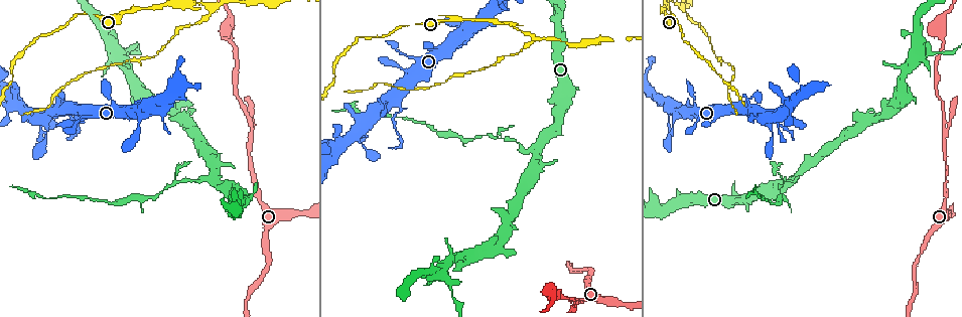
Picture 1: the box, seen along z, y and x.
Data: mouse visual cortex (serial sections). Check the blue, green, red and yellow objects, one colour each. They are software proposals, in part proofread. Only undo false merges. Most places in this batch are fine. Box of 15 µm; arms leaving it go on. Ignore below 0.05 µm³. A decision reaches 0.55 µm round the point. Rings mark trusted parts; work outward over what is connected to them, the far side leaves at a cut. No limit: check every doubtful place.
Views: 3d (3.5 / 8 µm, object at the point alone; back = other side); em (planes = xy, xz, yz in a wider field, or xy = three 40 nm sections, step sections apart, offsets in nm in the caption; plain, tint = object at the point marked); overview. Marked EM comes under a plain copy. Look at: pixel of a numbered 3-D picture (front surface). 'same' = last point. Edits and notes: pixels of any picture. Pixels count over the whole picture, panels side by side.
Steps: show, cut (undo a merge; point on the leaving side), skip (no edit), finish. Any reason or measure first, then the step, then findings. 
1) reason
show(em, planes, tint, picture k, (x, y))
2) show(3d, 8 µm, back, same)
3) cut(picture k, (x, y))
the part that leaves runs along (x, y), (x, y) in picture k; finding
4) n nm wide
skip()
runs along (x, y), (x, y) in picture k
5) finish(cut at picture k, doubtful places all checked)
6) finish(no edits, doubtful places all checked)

a narrow waist
show(3d, 3.5 µm, picture 1, (161, 192))

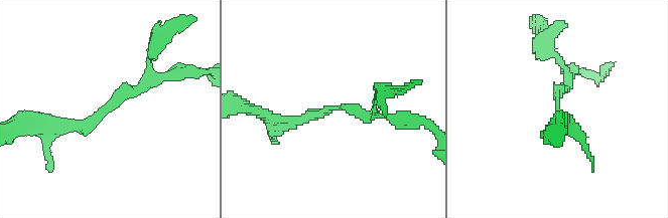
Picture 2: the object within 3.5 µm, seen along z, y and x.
arms of 100, 150 nm
show(em, xy, step 1, tint, picture 2, (106, 103))

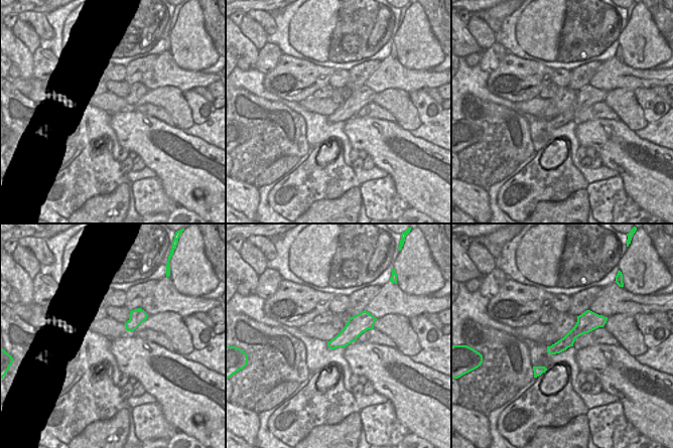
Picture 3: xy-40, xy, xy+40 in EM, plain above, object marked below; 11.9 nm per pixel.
skip()
runs along (162, 76), (88, 127), (51, 127) in picture 2; continuous, no second cell

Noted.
three-way junction
show(em, xy, step 5, tint, picture 1, (209, 8))

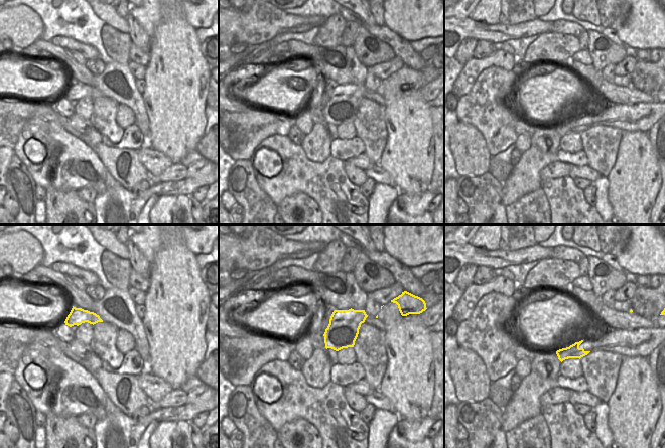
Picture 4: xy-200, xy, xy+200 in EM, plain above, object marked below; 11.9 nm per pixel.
show(3d, 3.5 µm, back, same)

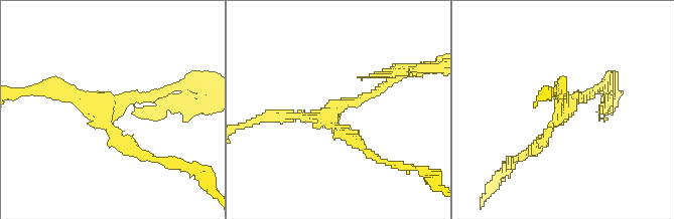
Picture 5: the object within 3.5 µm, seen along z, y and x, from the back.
arms of 100, 150, 150 nm
cut(picture 5, (531, 148))
the part that leaves runs along (552, 126), (534, 150), (508, 165) in picture 5; a second cell is stuck on

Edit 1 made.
show(3d, 3.5 µm, picture 1, (397, 99))

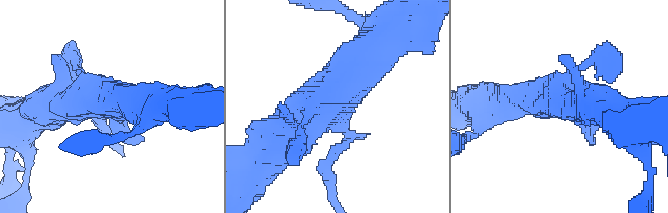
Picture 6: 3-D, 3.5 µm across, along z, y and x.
3 arms; arms of 100, 500, 600 nm; need the tissue
show(em, xy, step 5, tint, picture 6, (335, 107))

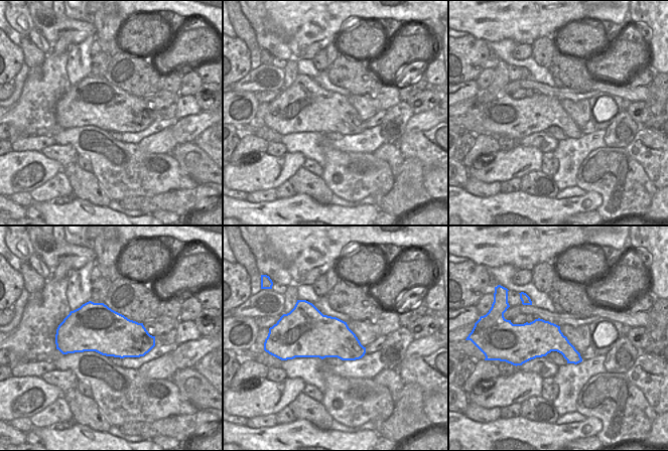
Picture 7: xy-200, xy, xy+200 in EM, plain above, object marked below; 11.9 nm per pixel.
show(em, xy, step 1, tint, same)

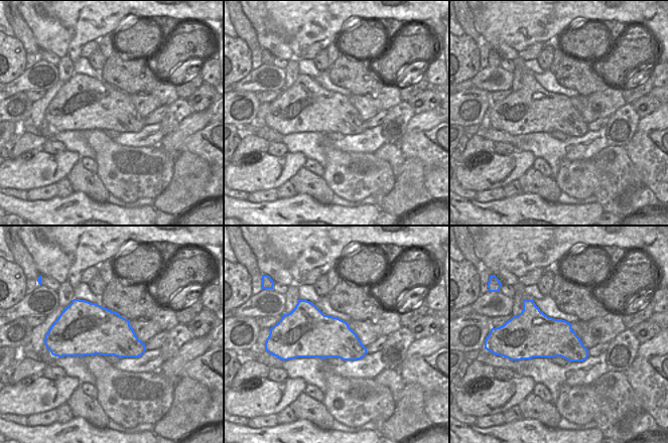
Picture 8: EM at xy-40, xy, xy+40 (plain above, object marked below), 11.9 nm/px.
550 nm wide
skip()
runs along (368, 46), (305, 119), (274, 137) in picture 6; one cell here

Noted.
abrupt turn
show(3d, 3.5 µm, picture 1, (395, 116))

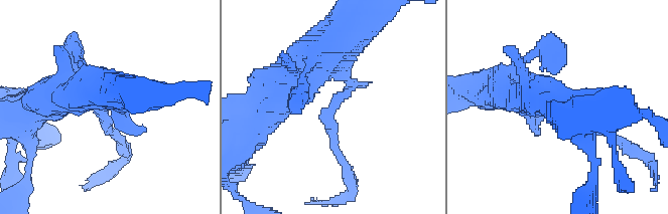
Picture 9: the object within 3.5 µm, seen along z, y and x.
shape alone is not enough
show(em, xy, step 3, tint, picture 9, (337, 107))

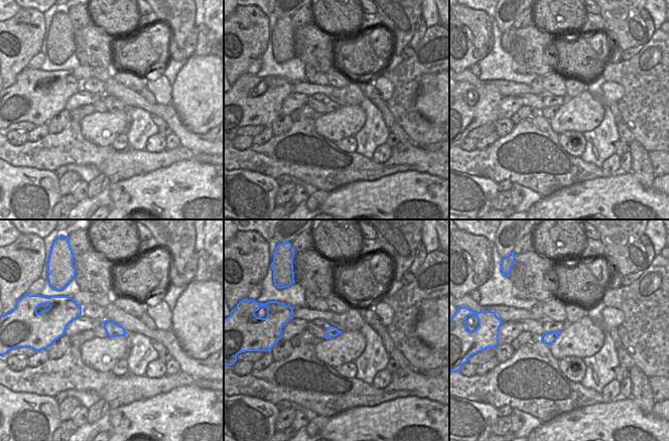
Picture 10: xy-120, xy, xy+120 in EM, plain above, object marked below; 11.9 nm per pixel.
skip()
runs along (512, 94), (610, 135) in picture 9; one cell here

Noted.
three arms meet
show(3d, 3.5 µm, picture 1, (945, 132))

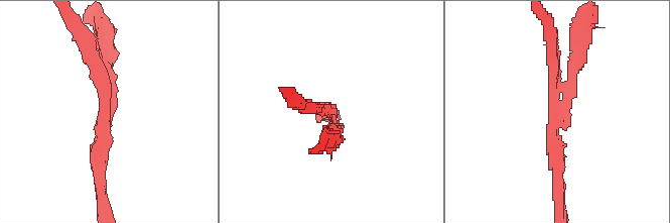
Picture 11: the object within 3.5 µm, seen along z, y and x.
skip()
runs along (98, 175), (107, 82), (86, 44) in picture 11; all the same cell

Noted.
finish(cut at picture 5, doubtful places all checked)

